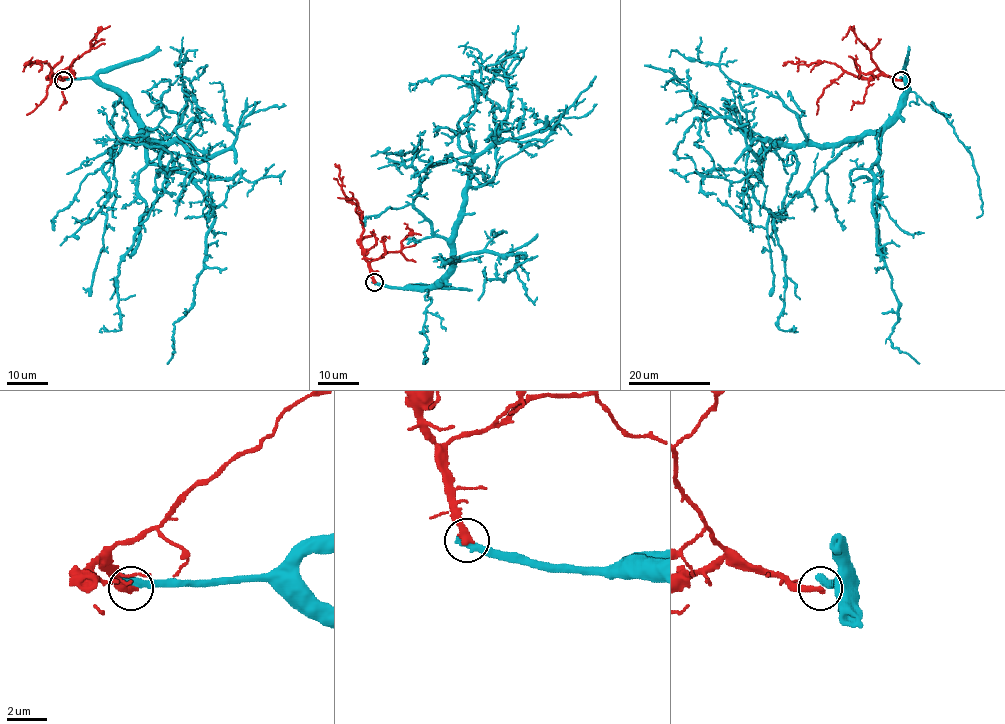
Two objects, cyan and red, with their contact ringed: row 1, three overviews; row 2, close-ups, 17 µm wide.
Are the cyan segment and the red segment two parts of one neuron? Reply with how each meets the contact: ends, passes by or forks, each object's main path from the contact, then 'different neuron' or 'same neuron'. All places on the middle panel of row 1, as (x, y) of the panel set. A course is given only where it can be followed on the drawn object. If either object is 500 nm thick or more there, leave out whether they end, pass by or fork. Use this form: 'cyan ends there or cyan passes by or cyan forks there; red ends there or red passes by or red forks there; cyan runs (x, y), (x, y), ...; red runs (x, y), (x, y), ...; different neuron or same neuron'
cyan ends there; red ends there; cyan runs (374, 282), (432, 287), (451, 266), (466, 183), (488, 176), (450, 154), (410, 179); red runs (374, 282), (362, 247), (363, 223), (356, 211), (357, 206), (343, 191), (339, 168), (334, 163); different neuron

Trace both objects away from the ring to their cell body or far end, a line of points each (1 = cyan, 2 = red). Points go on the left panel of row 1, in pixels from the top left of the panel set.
1: (63, 79), (110, 85), (143, 136), (177, 154), (119, 265), (119, 330), (99, 332)
2: (63, 80), (57, 75), (50, 77), (52, 69), (46, 62), (32, 65), (28, 62), (23, 66)

